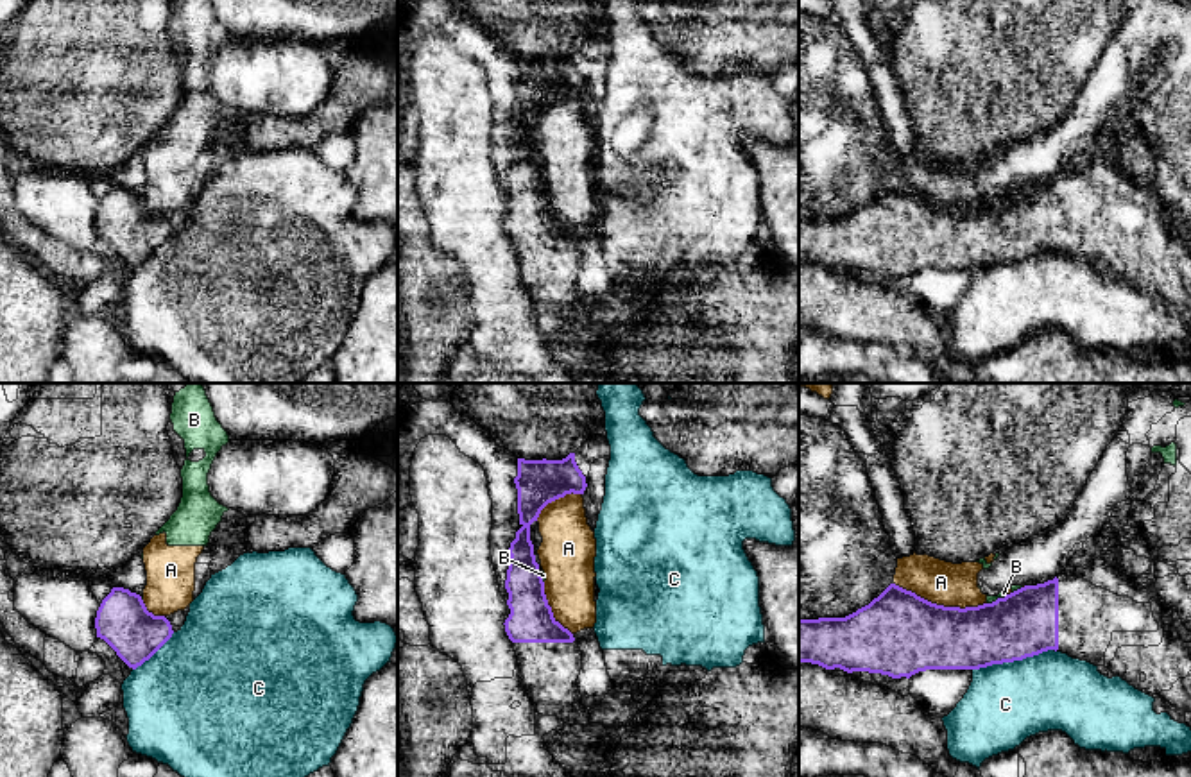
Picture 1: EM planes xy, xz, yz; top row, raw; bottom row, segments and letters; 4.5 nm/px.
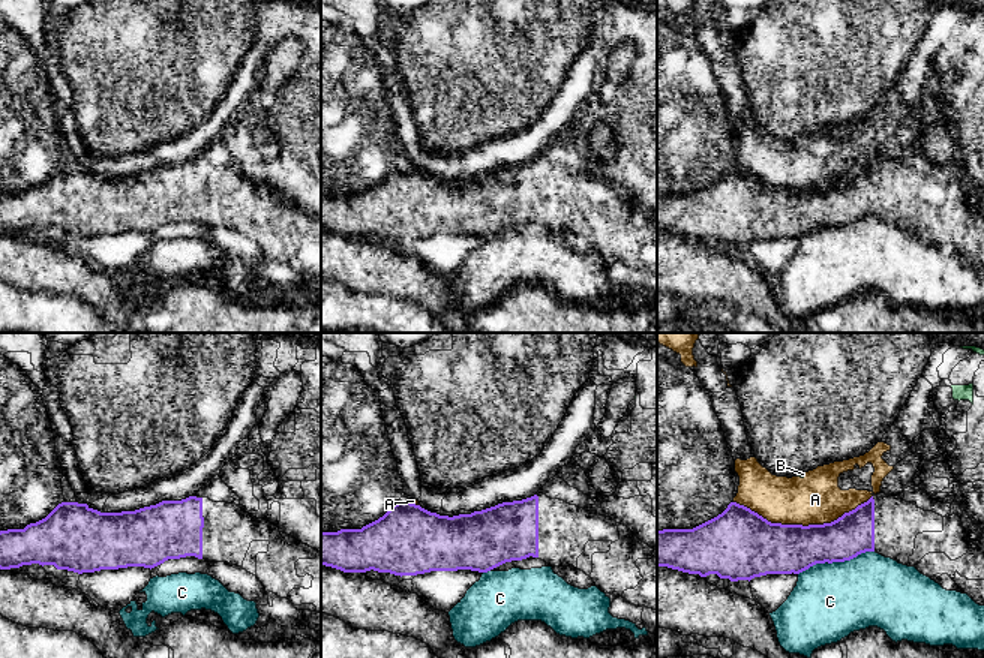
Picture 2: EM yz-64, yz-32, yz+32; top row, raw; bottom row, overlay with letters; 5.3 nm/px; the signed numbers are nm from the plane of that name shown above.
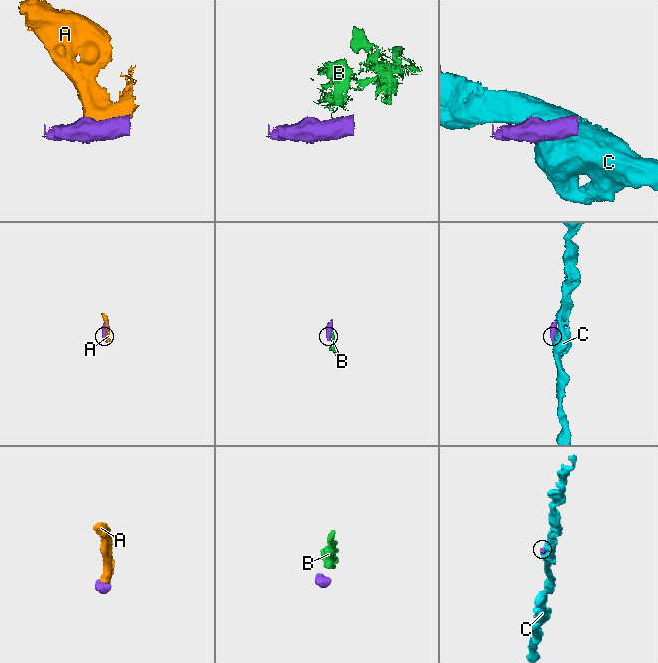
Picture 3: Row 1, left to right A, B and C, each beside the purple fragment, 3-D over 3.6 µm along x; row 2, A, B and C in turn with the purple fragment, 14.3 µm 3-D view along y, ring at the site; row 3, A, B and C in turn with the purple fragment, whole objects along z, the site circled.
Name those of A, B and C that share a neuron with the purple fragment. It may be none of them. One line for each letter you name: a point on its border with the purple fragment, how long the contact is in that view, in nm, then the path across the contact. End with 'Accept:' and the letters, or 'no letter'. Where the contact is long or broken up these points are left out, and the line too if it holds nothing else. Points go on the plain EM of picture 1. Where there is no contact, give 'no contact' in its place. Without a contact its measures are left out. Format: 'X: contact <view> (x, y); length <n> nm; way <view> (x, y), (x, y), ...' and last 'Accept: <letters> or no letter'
Accept: no letter

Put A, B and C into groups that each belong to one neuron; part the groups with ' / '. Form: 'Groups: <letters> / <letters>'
Groups: A B / C

